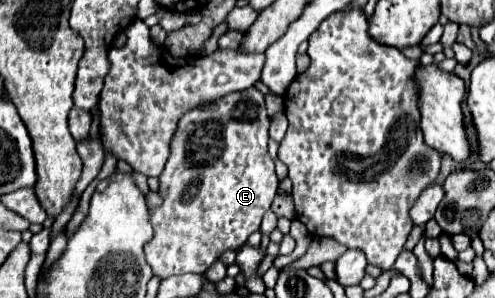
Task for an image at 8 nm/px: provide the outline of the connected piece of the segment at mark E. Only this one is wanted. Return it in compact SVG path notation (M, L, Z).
M258 88L232 92L216 102L200 104L180 118L170 142L170 158L160 174L160 196L164 204L150 218L154 238L144 246L154 276L164 280L174 274L204 274L224 250L238 250L260 228L262 216L270 208L278 188L274 160L268 154L268 126L270 118L264 106L264 94Z

